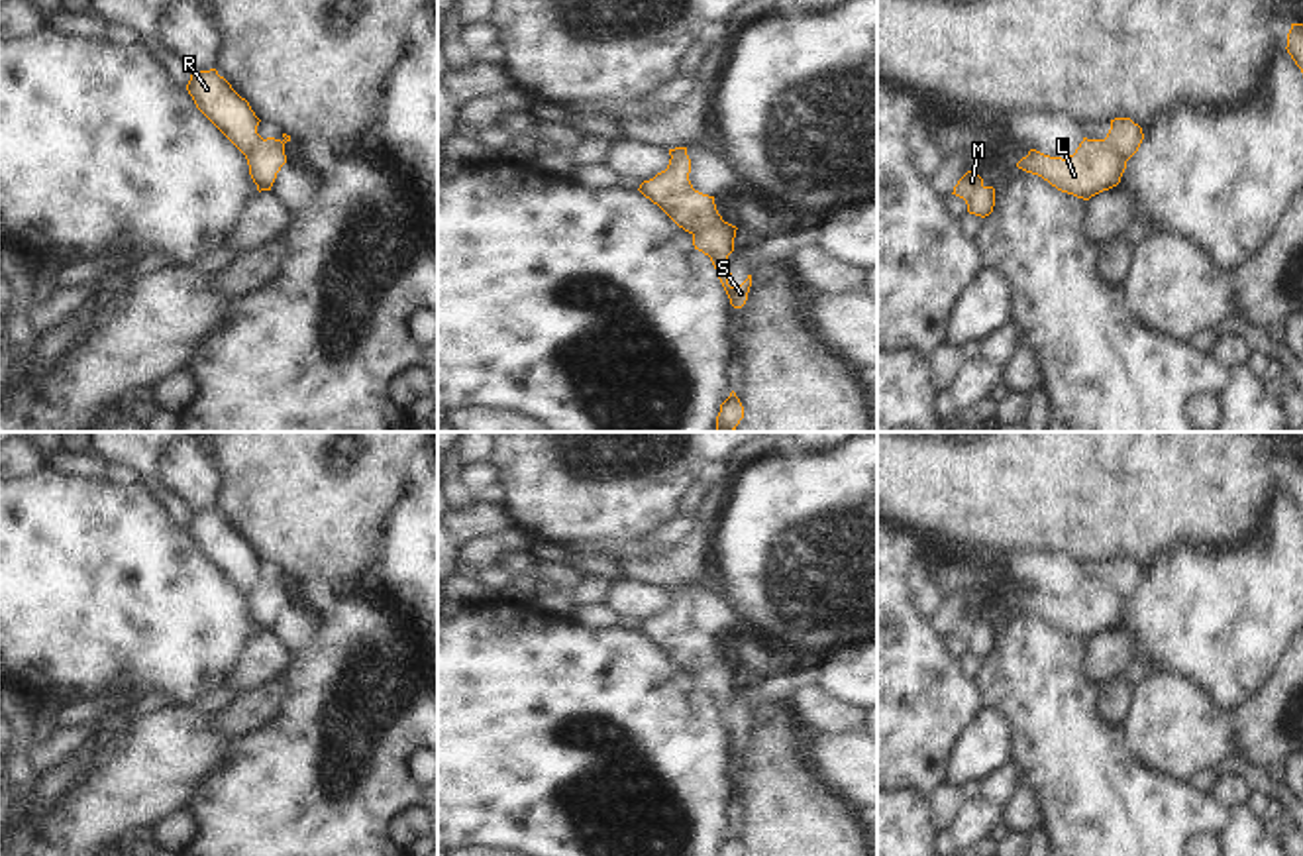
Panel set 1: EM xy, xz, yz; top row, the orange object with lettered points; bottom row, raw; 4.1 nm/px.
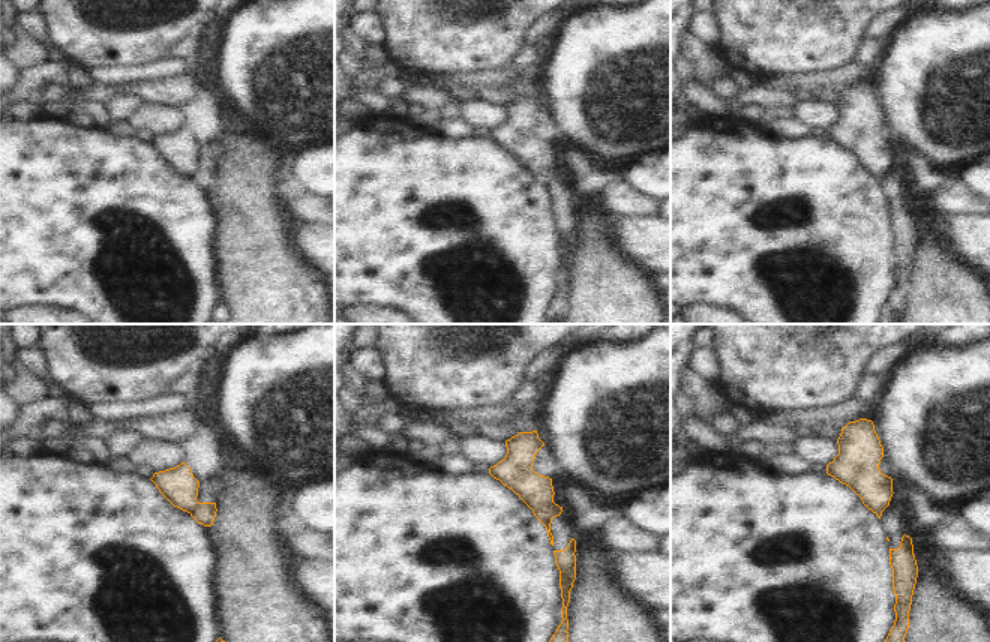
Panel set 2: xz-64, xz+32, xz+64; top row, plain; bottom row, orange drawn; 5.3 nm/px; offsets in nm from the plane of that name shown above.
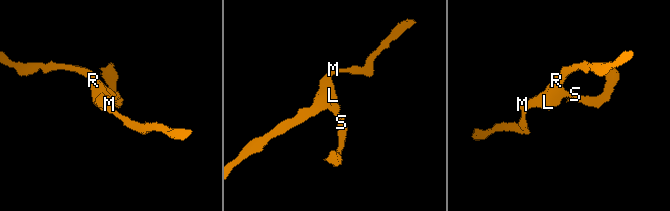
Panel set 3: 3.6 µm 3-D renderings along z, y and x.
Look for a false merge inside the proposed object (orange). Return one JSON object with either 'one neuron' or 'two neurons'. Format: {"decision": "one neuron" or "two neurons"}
{"decision": "two neurons"}

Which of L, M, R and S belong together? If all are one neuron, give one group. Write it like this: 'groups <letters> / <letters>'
groups L M R / S

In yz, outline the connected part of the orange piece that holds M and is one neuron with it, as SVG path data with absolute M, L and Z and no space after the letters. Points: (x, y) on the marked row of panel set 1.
M967 171L954 187L956 196L964 198L967 212L975 216L989 216L995 206L995 188L985 187L983 179L975 171Z

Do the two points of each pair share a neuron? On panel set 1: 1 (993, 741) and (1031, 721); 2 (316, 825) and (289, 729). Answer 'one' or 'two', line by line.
1: two
2: one

